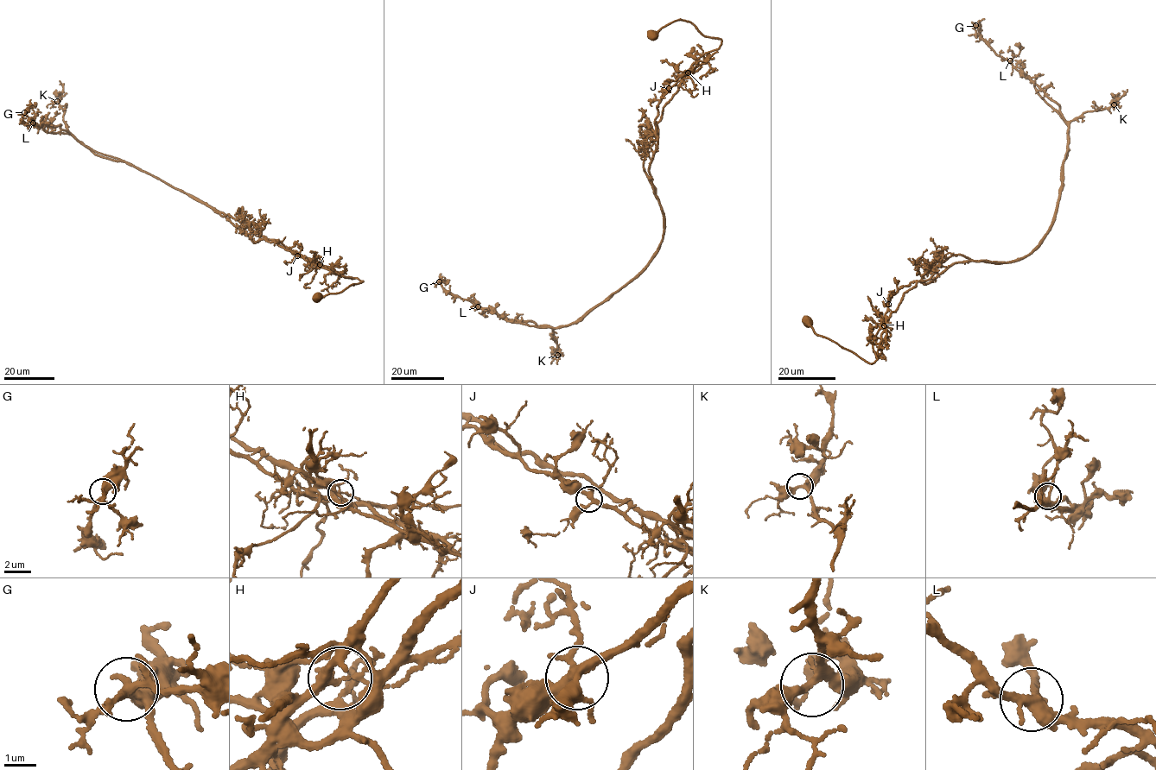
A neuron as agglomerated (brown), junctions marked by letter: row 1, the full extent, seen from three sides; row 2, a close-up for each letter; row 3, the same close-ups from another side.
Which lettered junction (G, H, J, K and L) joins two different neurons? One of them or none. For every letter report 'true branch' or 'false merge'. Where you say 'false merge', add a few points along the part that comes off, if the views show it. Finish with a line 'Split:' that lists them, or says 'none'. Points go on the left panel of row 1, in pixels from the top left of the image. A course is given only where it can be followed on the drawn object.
G: true branch
H: false merge | (320, 263), (68, 134), (48, 133), (33, 123), (35, 115)
J: true branch
K: true branch
L: true branch
Split: H

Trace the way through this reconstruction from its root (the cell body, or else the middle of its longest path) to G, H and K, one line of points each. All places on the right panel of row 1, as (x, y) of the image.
G: (806, 321), (875, 362), (878, 331), (917, 281), (966, 260), (1026, 255), (1051, 229), (1068, 128), (975, 25)
H: (806, 321), (804, 323), (818, 336), (833, 341), (870, 363), (875, 362), (873, 346), (878, 331), (884, 325)
K: (806, 321), (872, 362), (878, 331), (917, 281), (958, 262), (1032, 253), (1052, 225), (1070, 123), (1114, 104)

